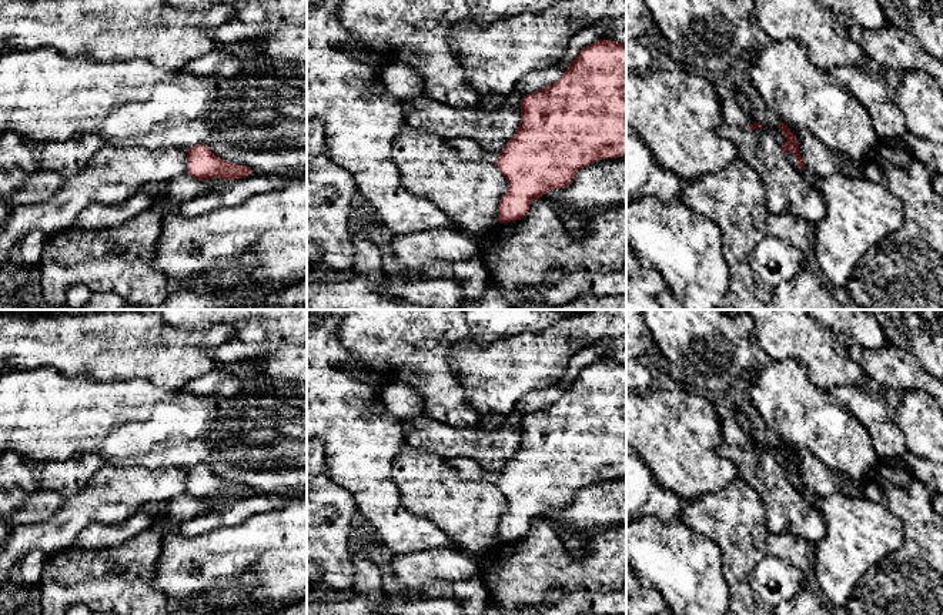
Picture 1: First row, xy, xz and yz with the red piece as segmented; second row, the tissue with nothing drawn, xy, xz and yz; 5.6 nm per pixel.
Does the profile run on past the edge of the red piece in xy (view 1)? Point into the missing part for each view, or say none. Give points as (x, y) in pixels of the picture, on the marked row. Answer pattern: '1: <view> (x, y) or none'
1: none

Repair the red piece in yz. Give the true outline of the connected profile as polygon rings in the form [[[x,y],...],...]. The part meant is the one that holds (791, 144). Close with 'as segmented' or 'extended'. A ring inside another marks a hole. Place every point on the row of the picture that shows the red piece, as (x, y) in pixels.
[[[779,121],[778,128],[783,133],[783,136],[786,138],[786,143],[782,147],[783,153],[786,154],[787,151],[792,151],[793,156],[796,157],[797,168],[806,168],[803,157],[799,153],[799,143],[797,143],[796,136],[782,121]]]; as segmented

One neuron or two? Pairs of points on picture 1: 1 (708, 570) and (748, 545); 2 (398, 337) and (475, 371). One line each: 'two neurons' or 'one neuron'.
1: two neurons
2: two neurons

